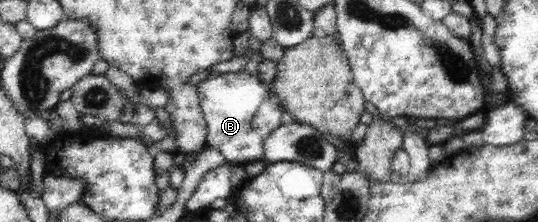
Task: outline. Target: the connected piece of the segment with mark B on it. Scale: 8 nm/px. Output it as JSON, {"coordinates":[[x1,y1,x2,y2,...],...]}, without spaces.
{"coordinates":[[236,71,210,74,196,86,208,128,206,144,218,149,226,162,244,165,263,160,264,140,286,122,283,109,272,100,269,85,248,72]]}

